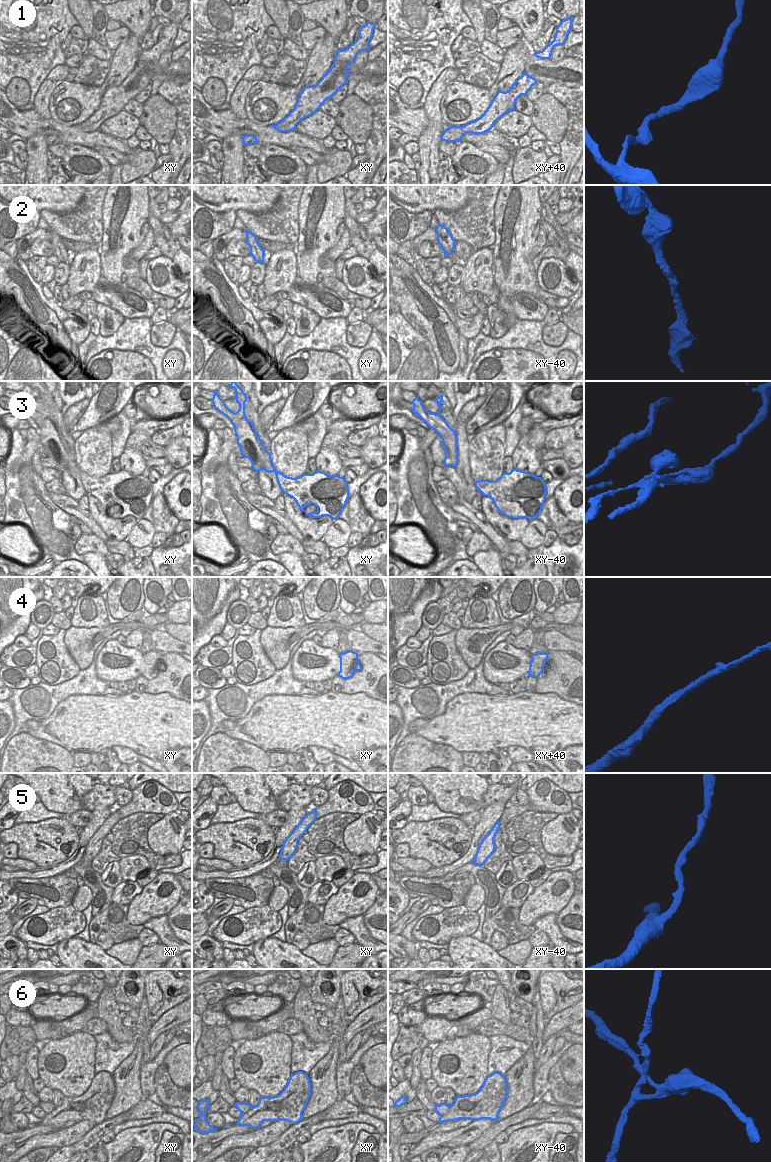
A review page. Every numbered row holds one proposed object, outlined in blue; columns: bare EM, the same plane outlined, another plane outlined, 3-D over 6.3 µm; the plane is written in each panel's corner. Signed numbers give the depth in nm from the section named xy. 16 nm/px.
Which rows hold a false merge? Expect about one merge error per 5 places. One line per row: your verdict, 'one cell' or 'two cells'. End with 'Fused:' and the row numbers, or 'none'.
1: one cell
2: one cell
3: two cells
4: one cell
5: one cell
6: two cells
Fused: 3, 6

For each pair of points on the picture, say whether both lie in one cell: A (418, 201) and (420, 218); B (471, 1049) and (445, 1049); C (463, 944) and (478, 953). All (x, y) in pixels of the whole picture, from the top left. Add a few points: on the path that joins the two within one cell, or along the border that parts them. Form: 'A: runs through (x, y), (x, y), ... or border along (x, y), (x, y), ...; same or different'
A: border along (398, 204), (413, 213), (431, 211); different
B: runs through (465, 1049), (451, 1049); same
C: runs through (467, 948), (474, 953); same

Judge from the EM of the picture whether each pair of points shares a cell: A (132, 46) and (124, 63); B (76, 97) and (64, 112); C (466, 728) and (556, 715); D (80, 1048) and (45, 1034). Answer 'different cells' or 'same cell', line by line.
A: same cell
B: same cell
C: same cell
D: different cells

